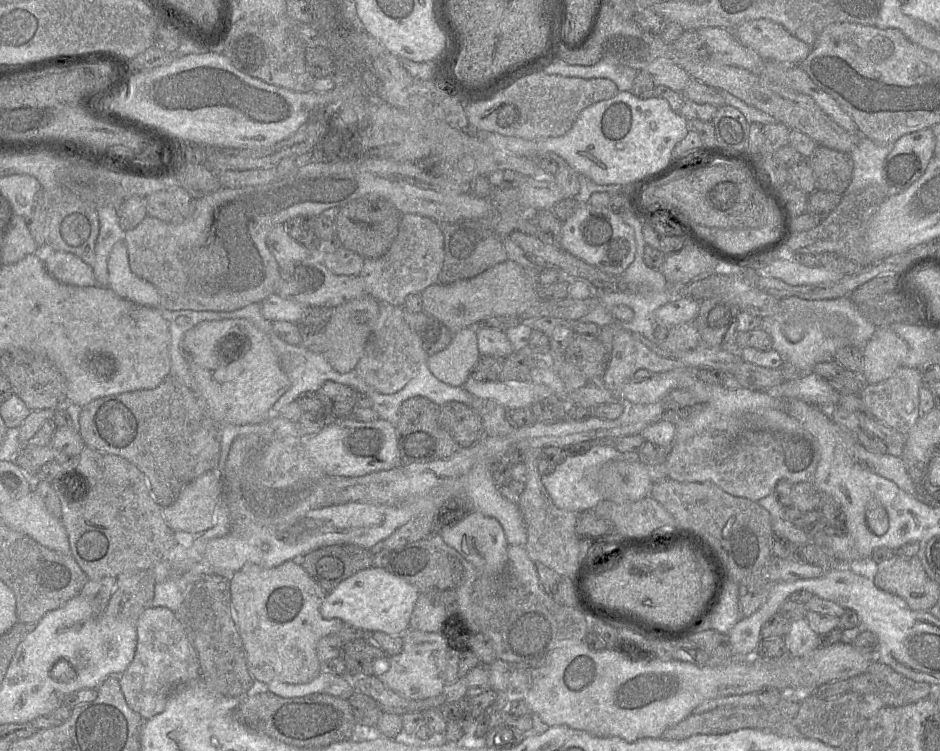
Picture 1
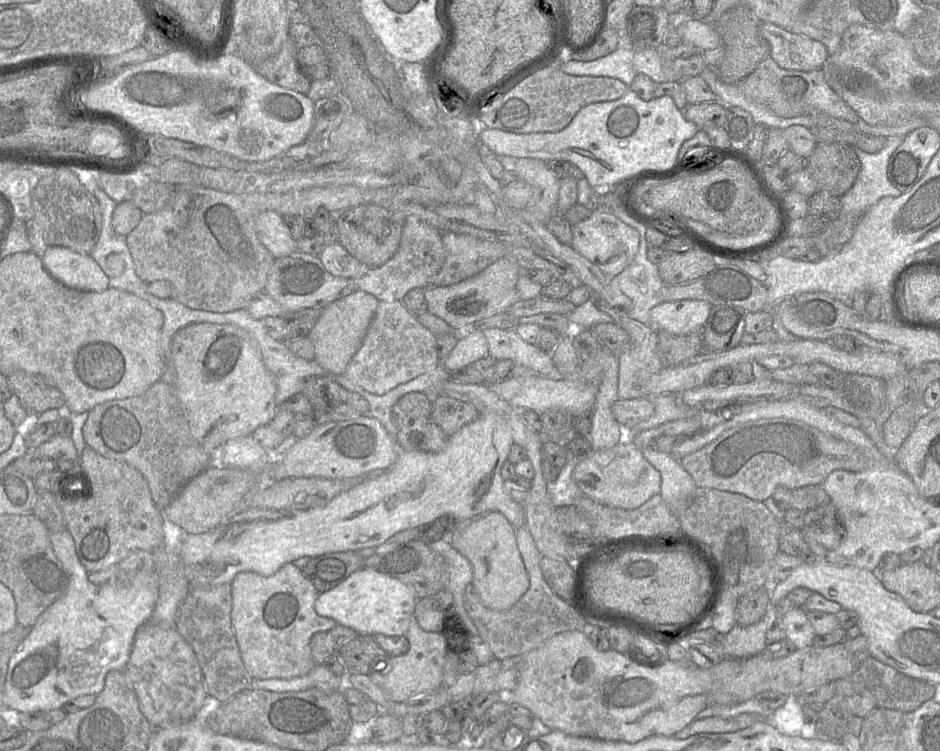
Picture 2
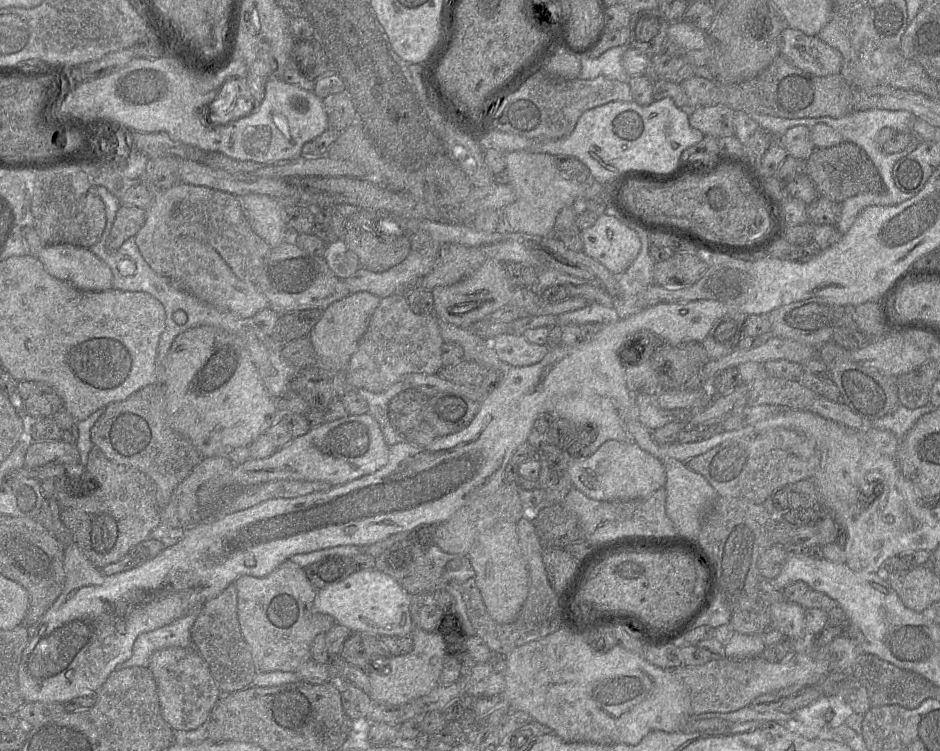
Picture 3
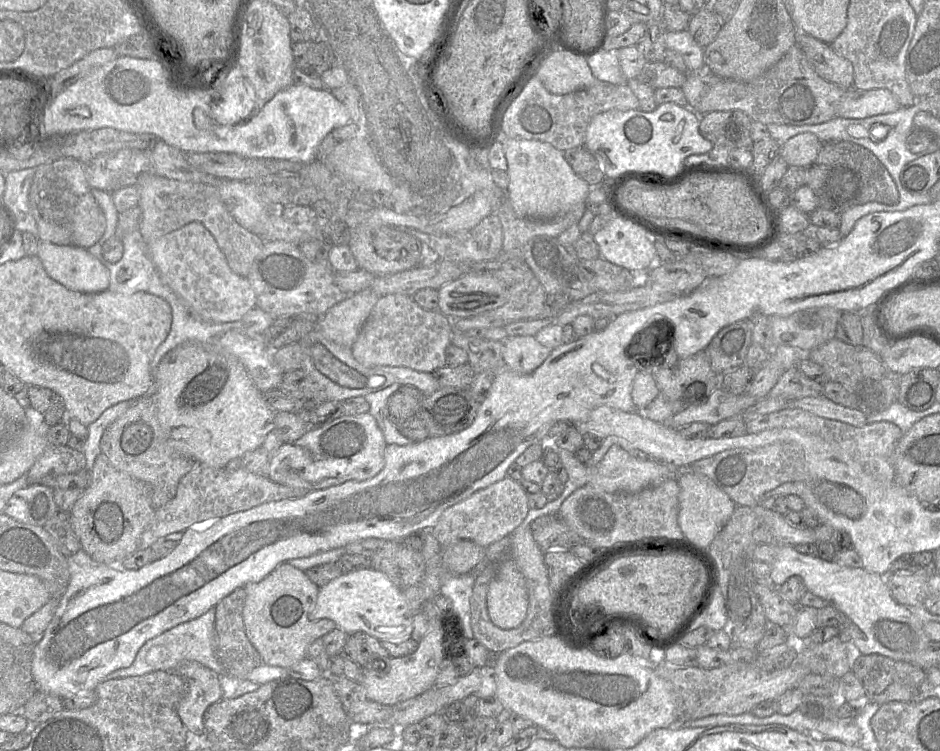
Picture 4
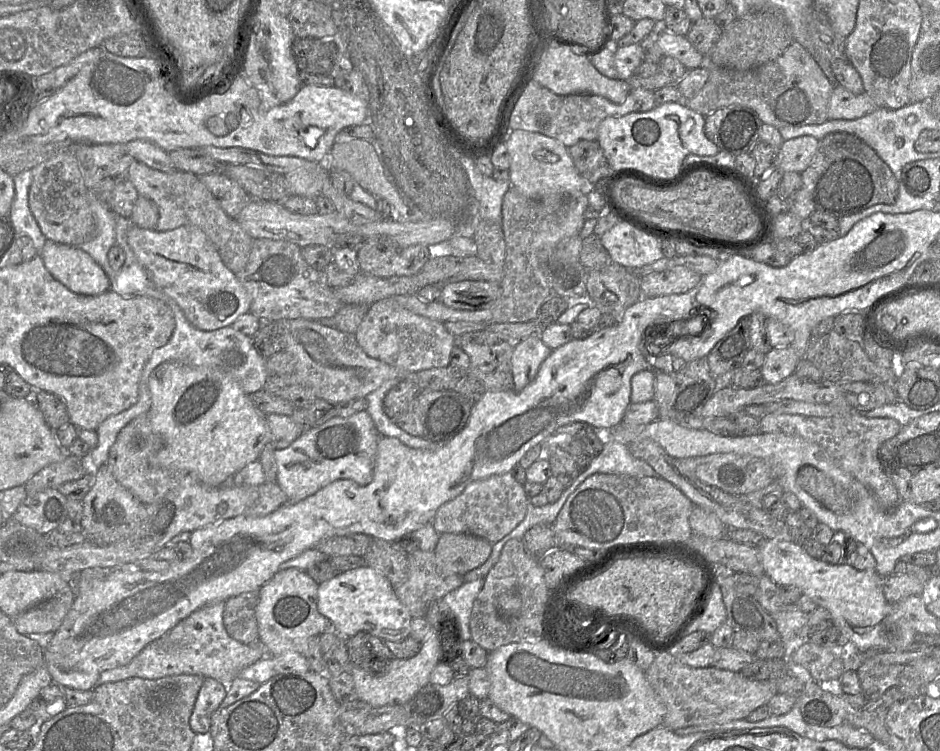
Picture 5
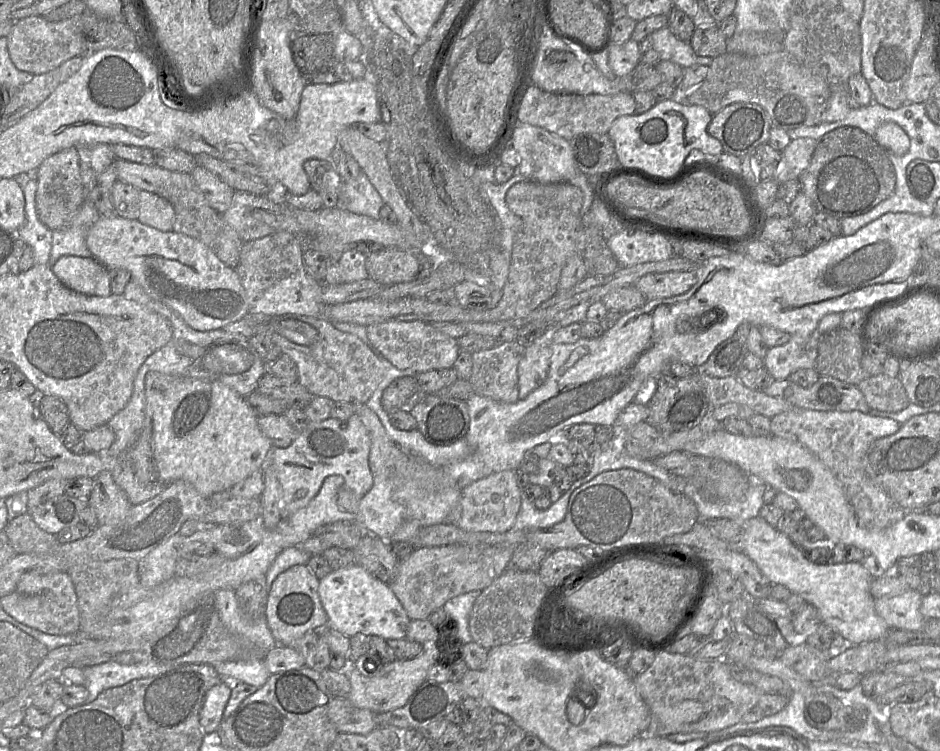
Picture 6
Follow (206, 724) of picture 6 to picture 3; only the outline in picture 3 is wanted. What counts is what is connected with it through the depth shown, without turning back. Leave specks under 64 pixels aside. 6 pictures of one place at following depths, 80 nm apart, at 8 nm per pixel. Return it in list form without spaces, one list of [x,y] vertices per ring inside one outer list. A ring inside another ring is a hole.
[[[194,647],[158,650],[151,655],[147,668],[157,685],[162,717],[175,732],[196,730],[206,723],[209,712],[222,694],[207,663]]]

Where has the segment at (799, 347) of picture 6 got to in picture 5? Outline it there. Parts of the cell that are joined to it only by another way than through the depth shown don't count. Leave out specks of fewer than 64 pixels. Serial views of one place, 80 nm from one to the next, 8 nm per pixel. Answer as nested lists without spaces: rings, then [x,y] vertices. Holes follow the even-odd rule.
[[[791,346],[772,348],[760,368],[766,384],[777,384],[792,375],[801,358]]]

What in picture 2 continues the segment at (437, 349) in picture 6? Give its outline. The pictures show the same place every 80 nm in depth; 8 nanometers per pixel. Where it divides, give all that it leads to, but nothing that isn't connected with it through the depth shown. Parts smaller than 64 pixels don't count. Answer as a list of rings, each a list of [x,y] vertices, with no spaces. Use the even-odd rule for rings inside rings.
[[[379,301],[363,341],[344,375],[365,391],[383,395],[439,365],[436,335],[424,327],[402,301]]]

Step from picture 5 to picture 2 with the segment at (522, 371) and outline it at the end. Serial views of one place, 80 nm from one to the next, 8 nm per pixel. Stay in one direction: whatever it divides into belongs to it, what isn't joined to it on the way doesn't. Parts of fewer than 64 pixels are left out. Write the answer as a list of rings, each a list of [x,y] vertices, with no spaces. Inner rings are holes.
[[[490,328],[484,330],[483,334],[487,339],[489,355],[497,361],[510,359],[538,376],[552,380],[561,378],[551,353],[536,344],[525,342],[515,329]]]

